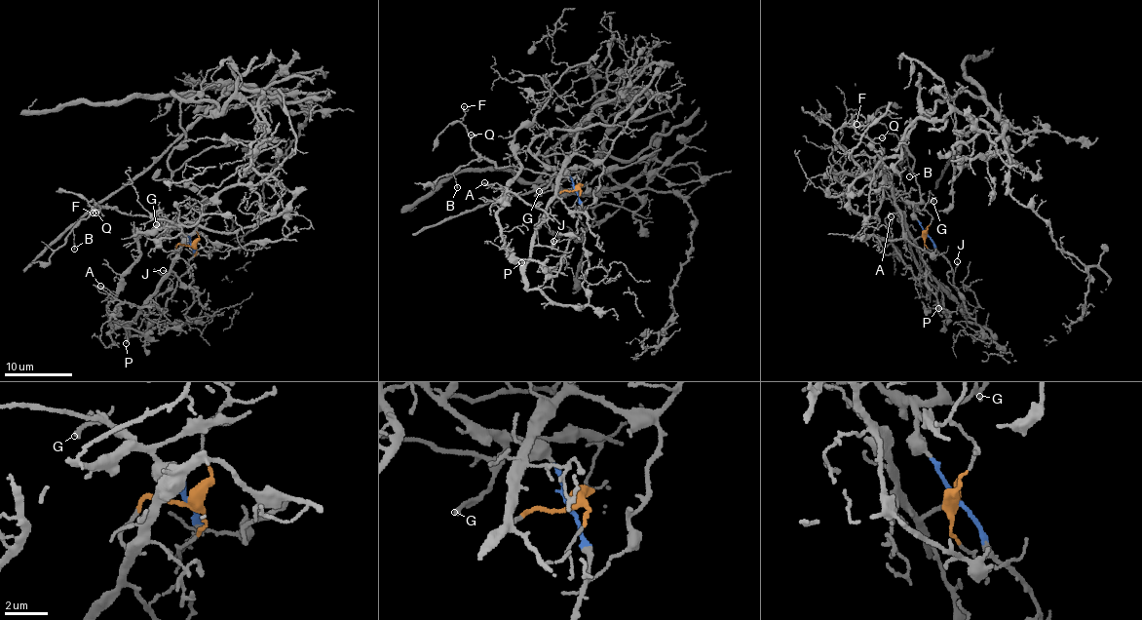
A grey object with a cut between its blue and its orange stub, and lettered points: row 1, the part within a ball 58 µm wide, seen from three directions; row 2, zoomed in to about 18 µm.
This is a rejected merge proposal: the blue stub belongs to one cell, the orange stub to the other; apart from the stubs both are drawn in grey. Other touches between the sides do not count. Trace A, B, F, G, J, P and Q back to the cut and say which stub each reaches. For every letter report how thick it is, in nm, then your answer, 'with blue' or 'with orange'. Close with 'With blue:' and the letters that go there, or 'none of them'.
A: calibre 160 nm; with orange
B: calibre 110 nm; with blue
F: calibre 90 nm; with blue
G: calibre 170 nm; with blue
J: calibre 100 nm; with blue
P: calibre 180 nm; with orange
Q: calibre 150 nm; with blue
With blue: B, F, G, J, Q

